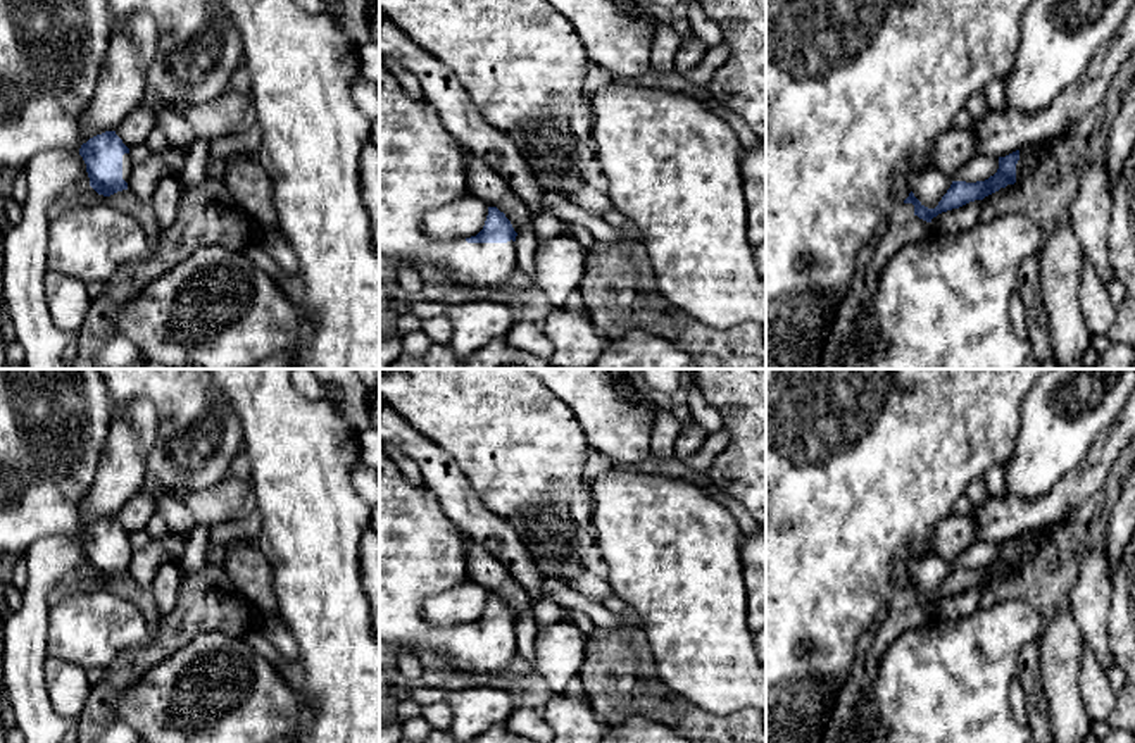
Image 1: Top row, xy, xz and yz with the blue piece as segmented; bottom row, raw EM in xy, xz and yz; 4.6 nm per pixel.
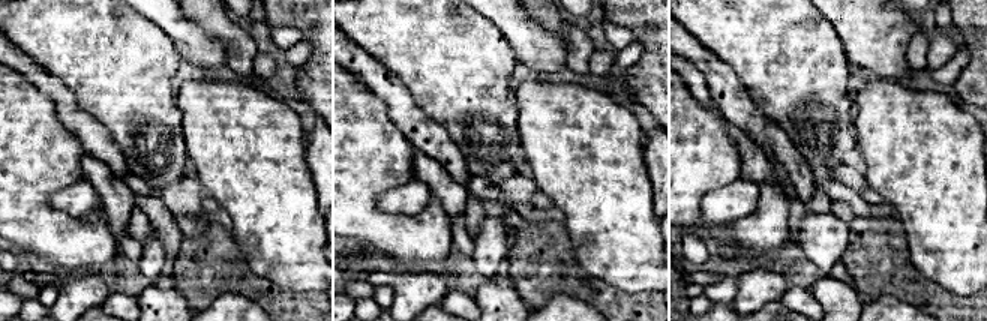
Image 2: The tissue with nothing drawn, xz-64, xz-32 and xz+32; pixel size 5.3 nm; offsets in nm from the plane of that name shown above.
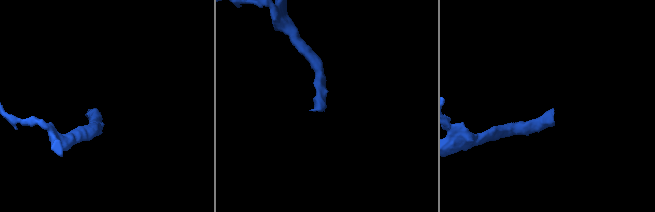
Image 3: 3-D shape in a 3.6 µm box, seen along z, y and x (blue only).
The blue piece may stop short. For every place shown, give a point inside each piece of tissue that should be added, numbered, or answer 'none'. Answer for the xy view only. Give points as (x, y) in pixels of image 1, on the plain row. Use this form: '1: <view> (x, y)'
1: xy (126, 547)

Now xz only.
1: xz (421, 552)

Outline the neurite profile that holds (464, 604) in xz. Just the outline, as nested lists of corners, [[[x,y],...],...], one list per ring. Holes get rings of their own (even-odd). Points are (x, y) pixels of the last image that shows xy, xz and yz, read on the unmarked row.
[[[464,583],[430,596],[423,617],[433,626],[466,626],[476,622],[486,607],[488,590],[478,583]]]

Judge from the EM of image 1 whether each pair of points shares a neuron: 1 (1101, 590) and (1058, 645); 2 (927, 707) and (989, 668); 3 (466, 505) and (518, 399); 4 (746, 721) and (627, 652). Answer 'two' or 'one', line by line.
1: two
2: one
3: two
4: one

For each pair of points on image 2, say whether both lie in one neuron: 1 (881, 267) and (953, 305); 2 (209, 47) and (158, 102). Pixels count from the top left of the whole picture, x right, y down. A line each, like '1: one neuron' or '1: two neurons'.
1: one neuron
2: two neurons

